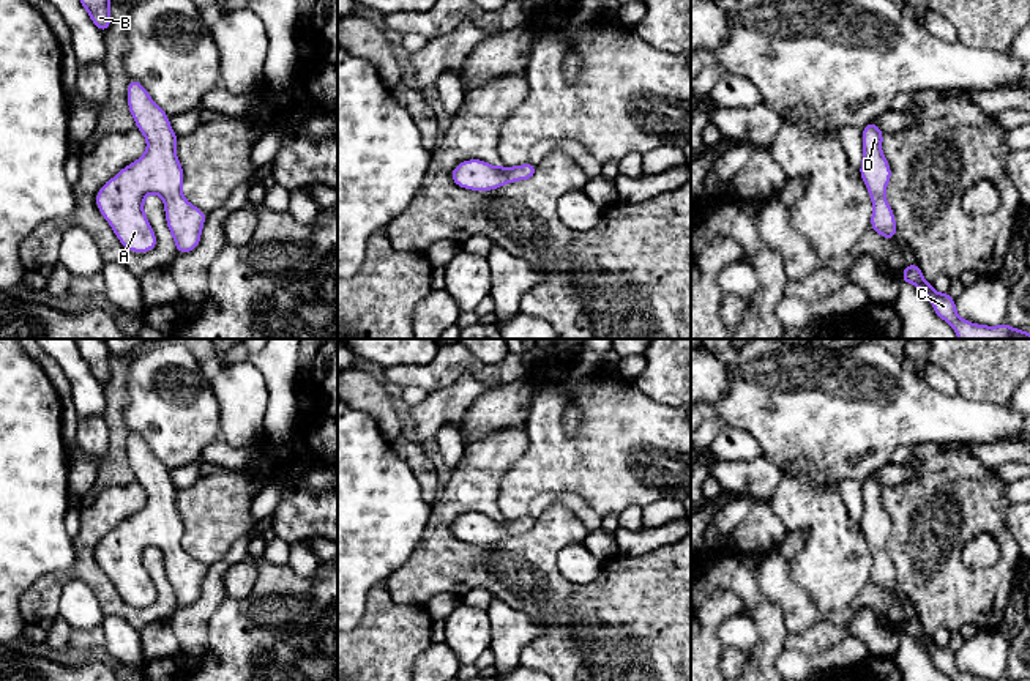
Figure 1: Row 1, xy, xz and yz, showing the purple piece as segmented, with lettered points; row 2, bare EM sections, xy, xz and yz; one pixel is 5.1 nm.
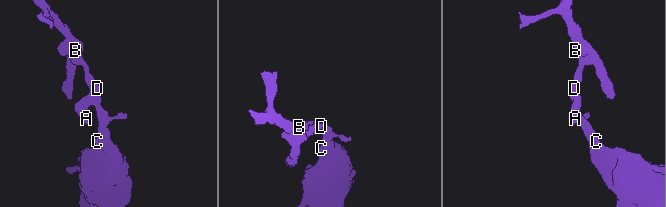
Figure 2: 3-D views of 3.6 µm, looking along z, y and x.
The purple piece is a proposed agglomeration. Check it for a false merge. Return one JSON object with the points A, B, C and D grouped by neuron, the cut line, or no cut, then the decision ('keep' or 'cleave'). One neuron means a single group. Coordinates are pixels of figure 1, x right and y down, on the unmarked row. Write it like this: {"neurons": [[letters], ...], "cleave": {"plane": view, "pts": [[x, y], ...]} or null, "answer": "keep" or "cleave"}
{"neurons": [["A", "B", "C", "D"]], "cleave": null, "answer": "keep"}

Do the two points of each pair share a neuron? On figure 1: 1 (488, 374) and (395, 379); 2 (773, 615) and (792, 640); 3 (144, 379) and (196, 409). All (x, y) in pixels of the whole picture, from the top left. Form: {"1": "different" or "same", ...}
{"1": "same", "2": "different", "3": "same"}

